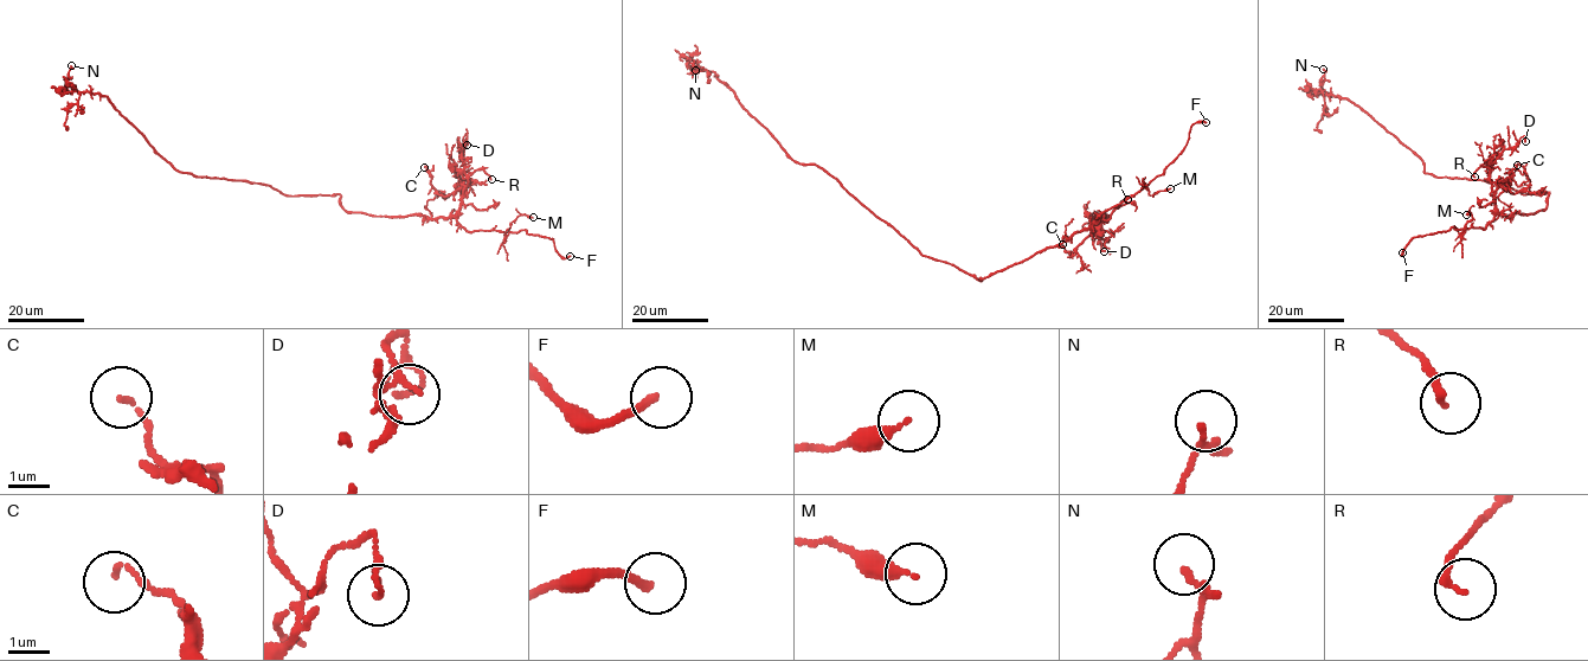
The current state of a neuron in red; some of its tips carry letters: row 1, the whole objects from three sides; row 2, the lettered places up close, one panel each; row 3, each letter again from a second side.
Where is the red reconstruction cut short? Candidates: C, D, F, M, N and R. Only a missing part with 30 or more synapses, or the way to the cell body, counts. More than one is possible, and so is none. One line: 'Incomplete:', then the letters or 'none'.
Incomplete: F

